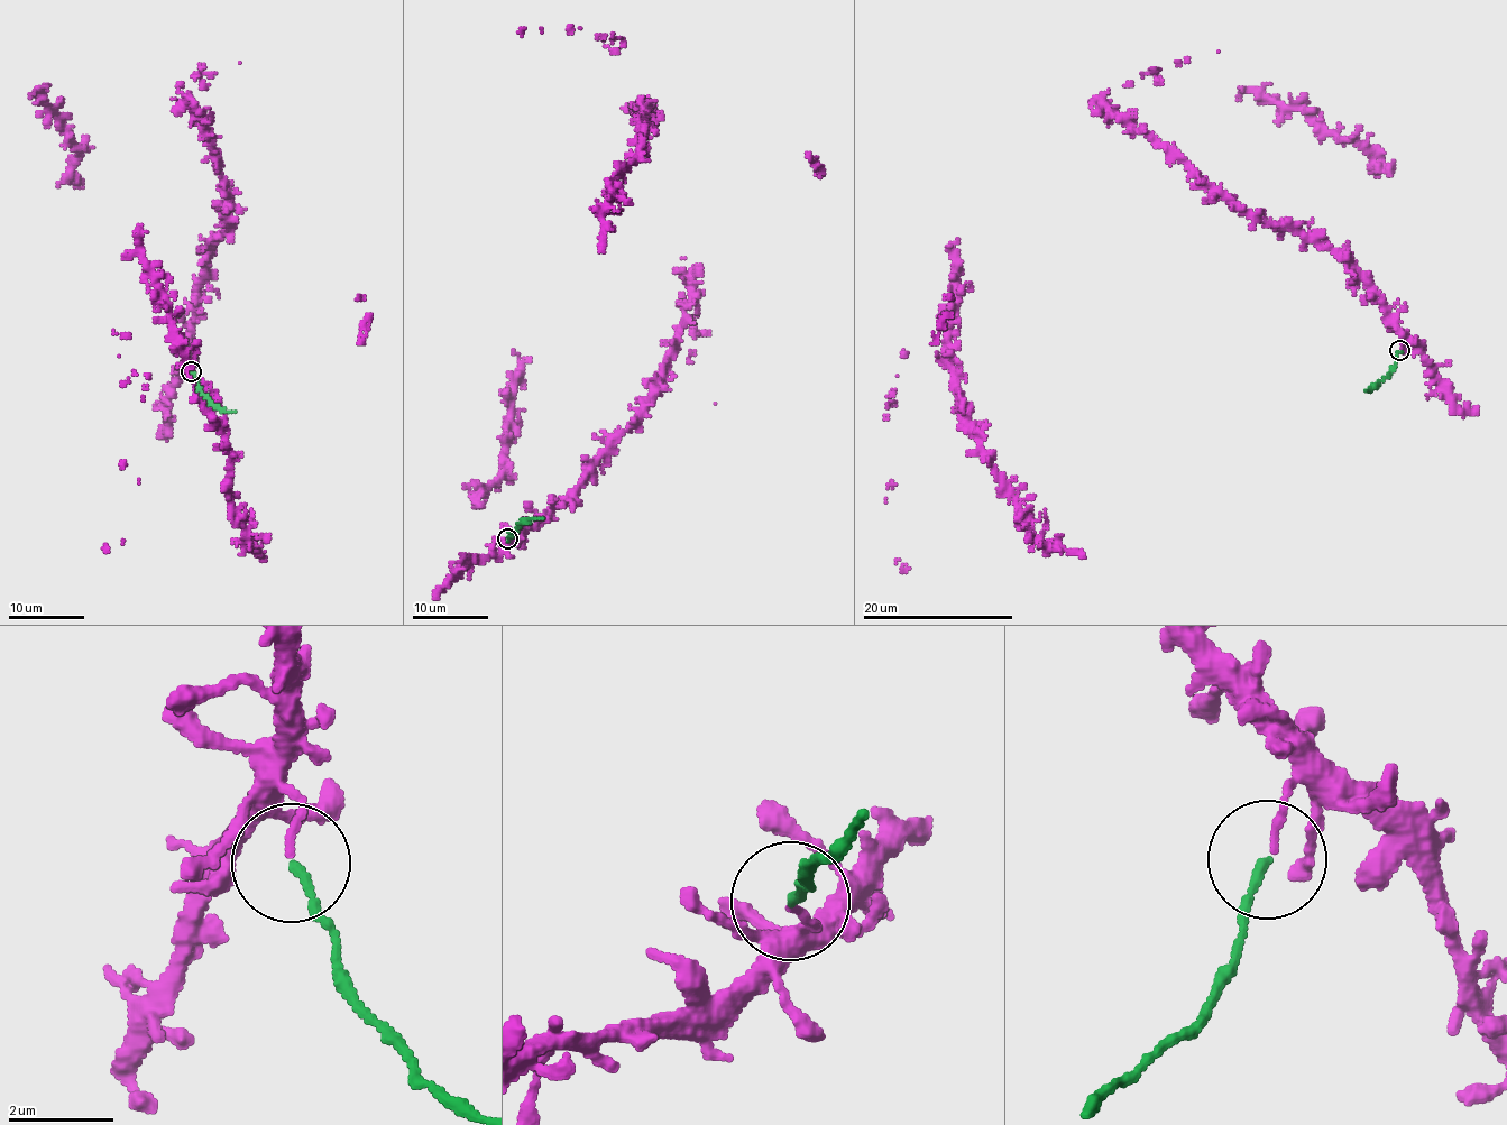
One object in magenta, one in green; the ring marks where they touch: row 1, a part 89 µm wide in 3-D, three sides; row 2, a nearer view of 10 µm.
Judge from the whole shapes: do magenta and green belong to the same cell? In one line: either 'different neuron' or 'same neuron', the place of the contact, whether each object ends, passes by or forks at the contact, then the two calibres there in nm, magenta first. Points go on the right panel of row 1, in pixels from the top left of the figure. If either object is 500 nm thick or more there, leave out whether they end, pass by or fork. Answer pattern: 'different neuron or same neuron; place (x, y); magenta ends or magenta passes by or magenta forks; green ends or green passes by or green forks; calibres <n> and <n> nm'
different neuron; place (1399, 350); magenta ends; green ends; calibres 130 and 160 nm

